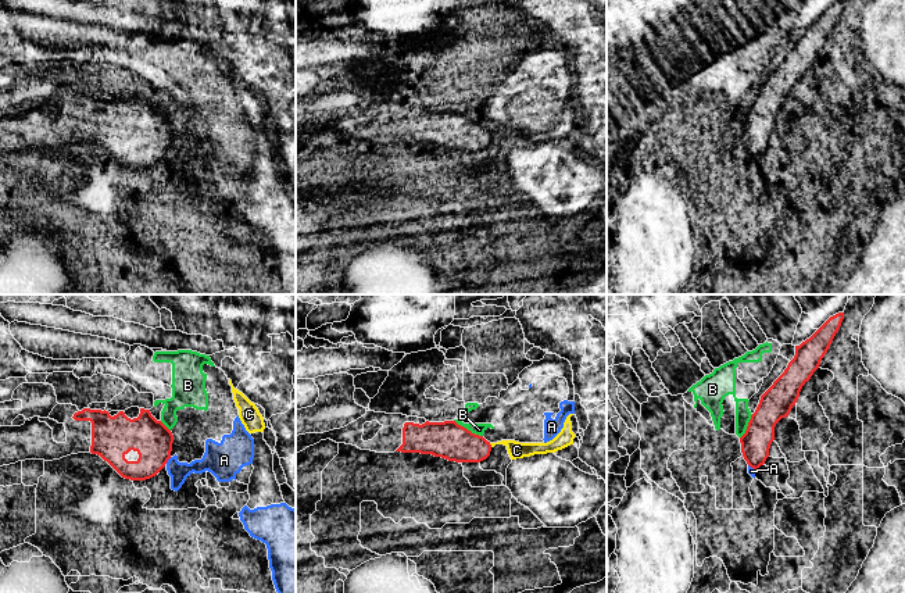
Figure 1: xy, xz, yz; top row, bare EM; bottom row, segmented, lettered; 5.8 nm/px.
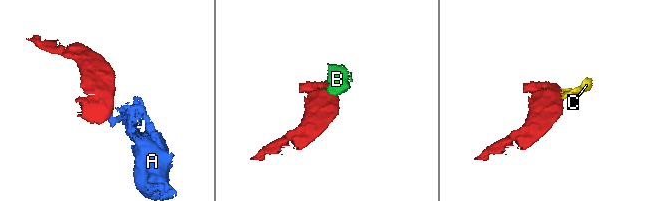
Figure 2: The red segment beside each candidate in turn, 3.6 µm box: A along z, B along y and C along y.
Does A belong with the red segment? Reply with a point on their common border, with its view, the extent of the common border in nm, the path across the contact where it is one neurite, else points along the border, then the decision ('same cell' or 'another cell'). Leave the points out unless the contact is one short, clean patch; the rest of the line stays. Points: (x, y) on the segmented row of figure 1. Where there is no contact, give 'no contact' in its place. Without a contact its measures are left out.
contact xy (168, 458); length 50 nm; border xy (171, 457), (165, 463); another cell

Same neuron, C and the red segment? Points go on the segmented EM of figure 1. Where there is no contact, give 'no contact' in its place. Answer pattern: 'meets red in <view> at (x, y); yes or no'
meets red in xz at (490, 445); no

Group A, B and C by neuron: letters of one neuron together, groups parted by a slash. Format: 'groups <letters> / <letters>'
groups A B C

